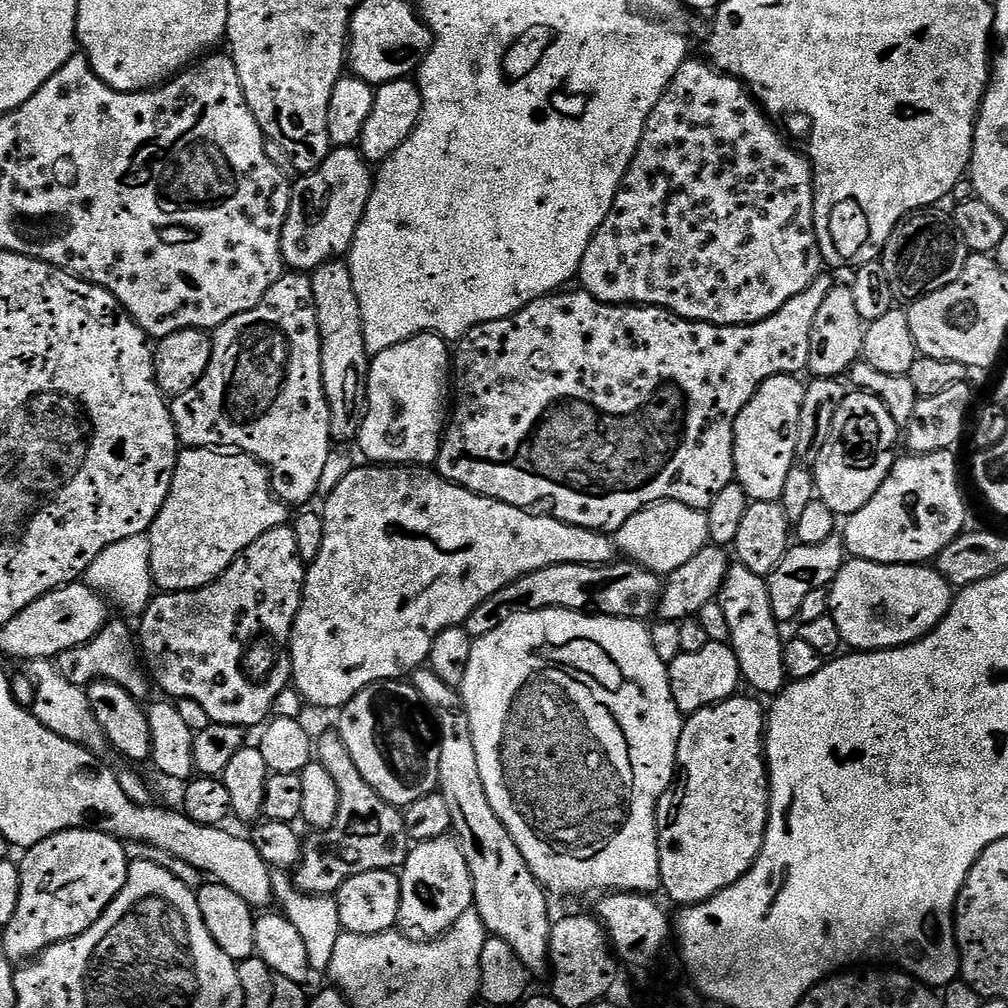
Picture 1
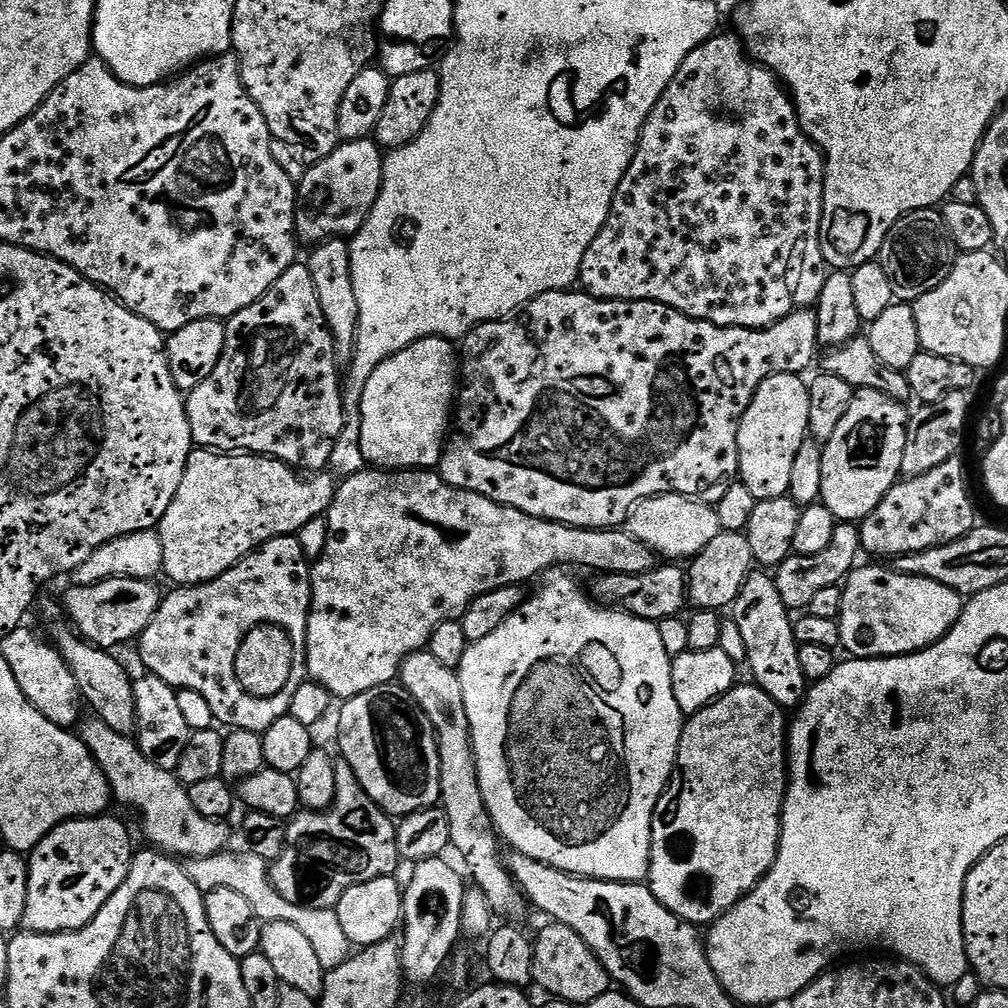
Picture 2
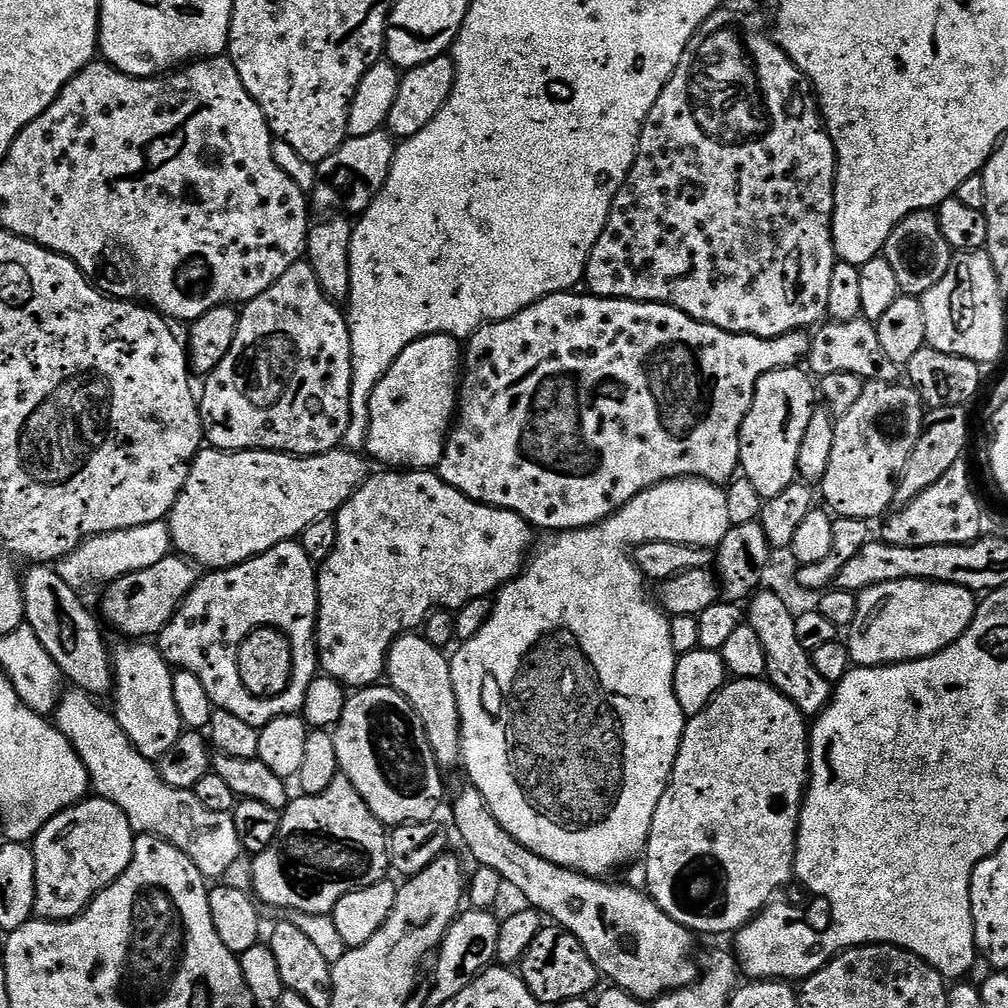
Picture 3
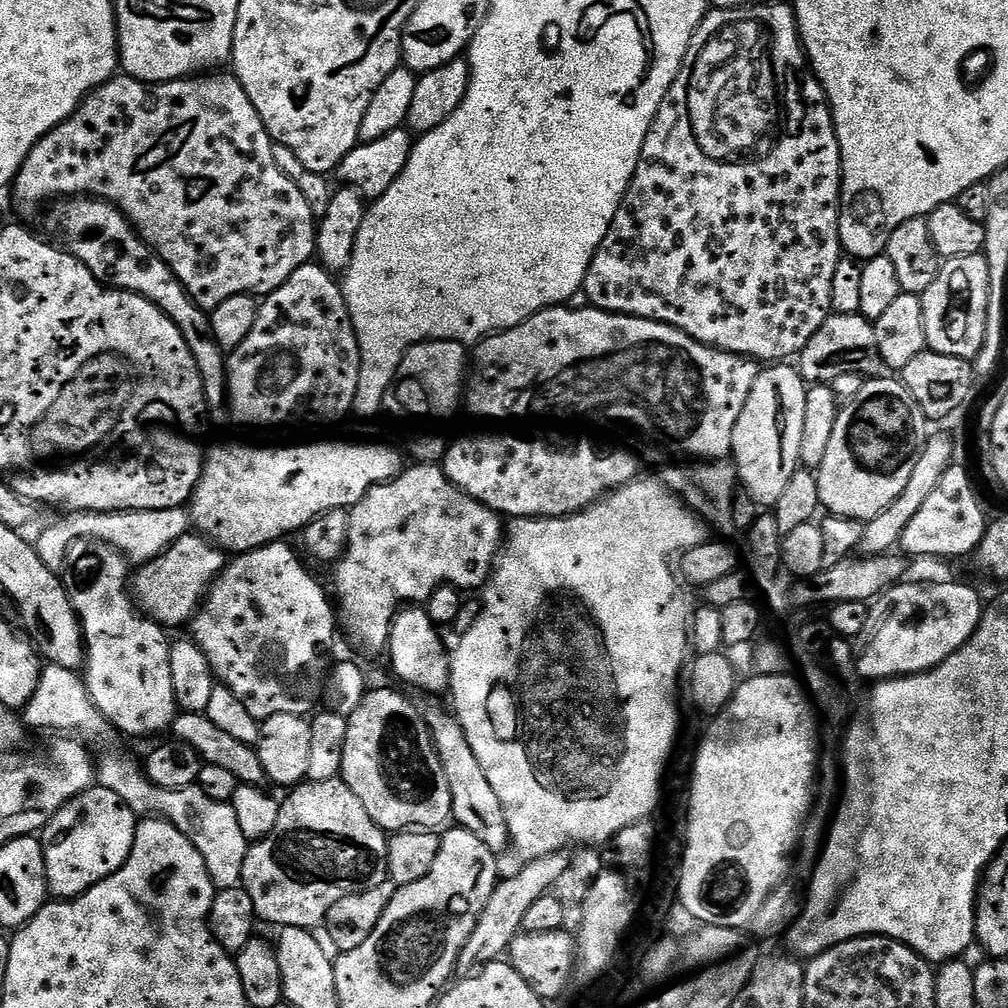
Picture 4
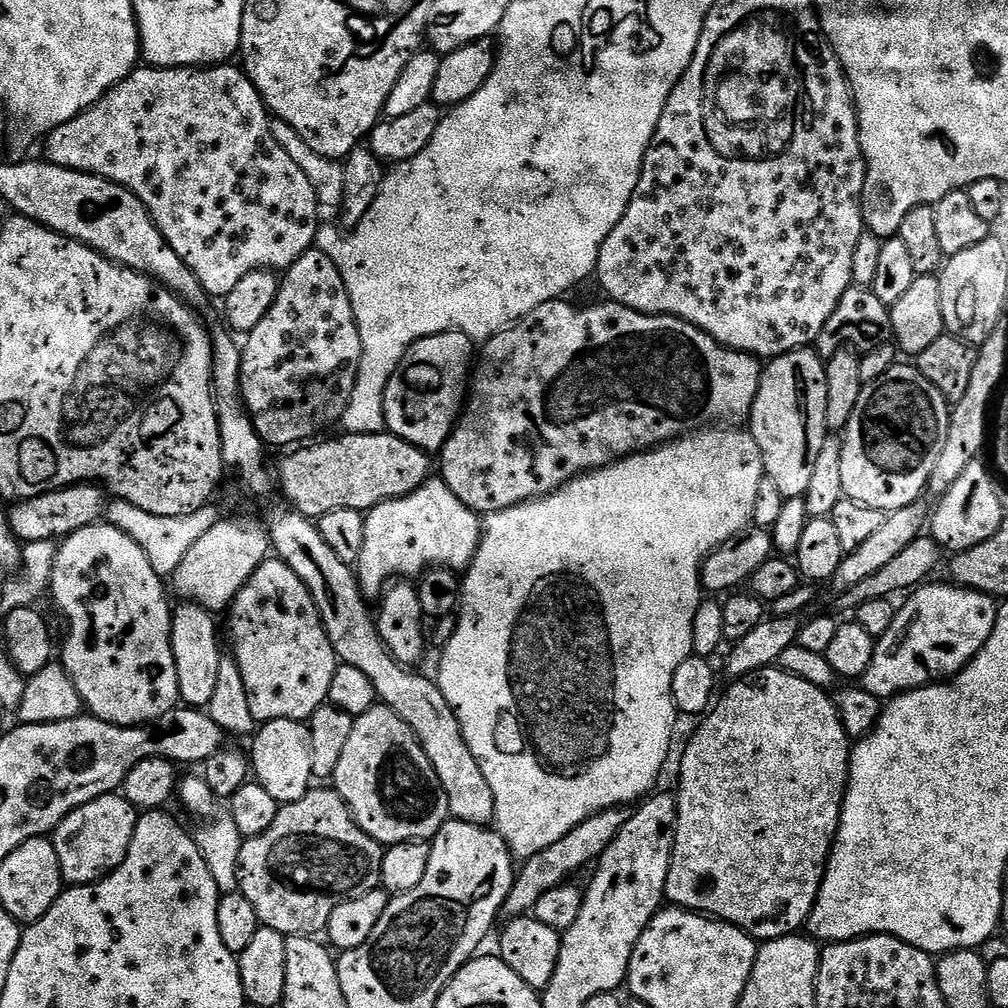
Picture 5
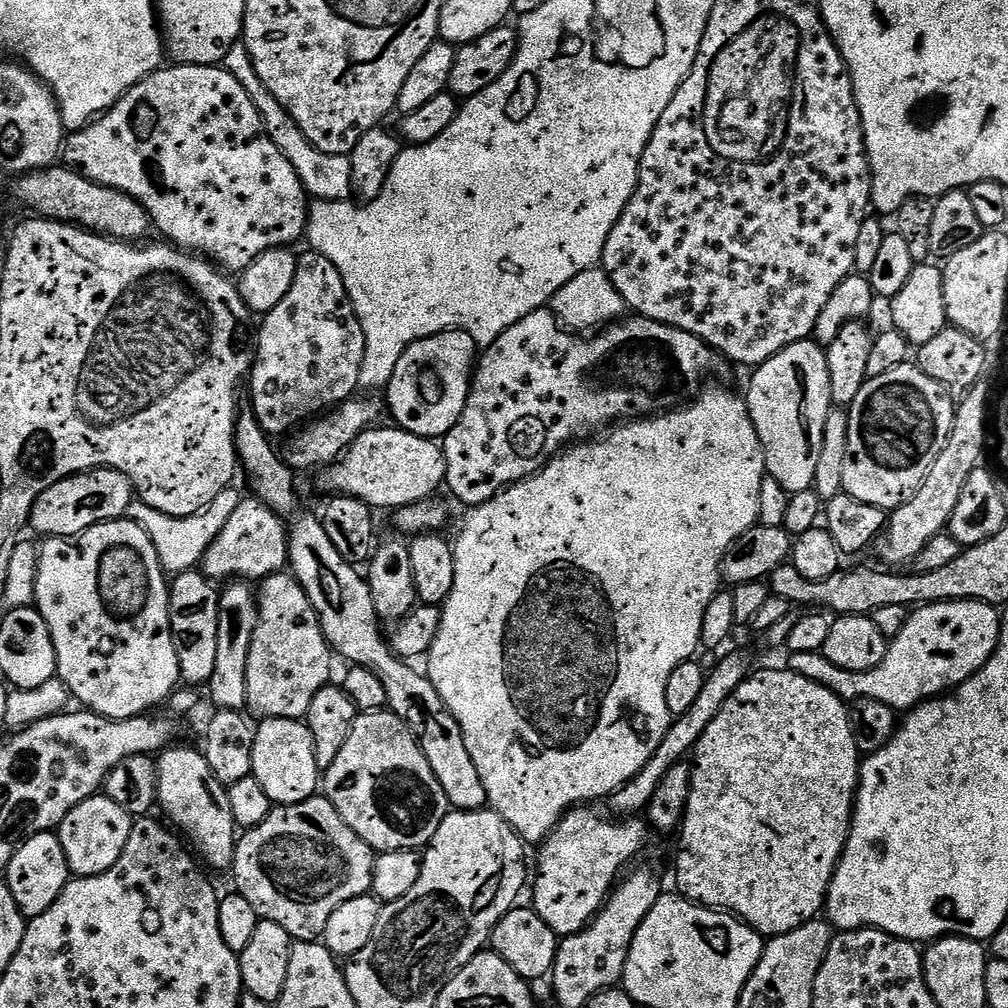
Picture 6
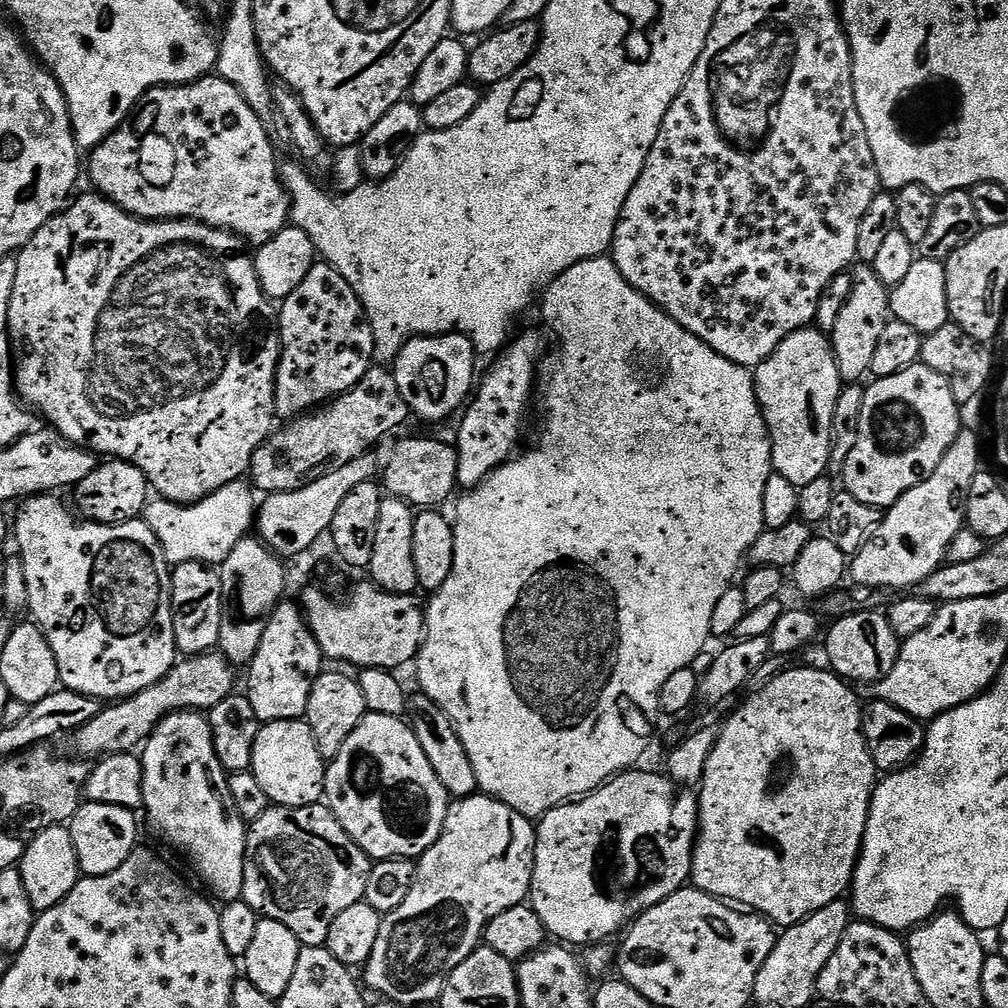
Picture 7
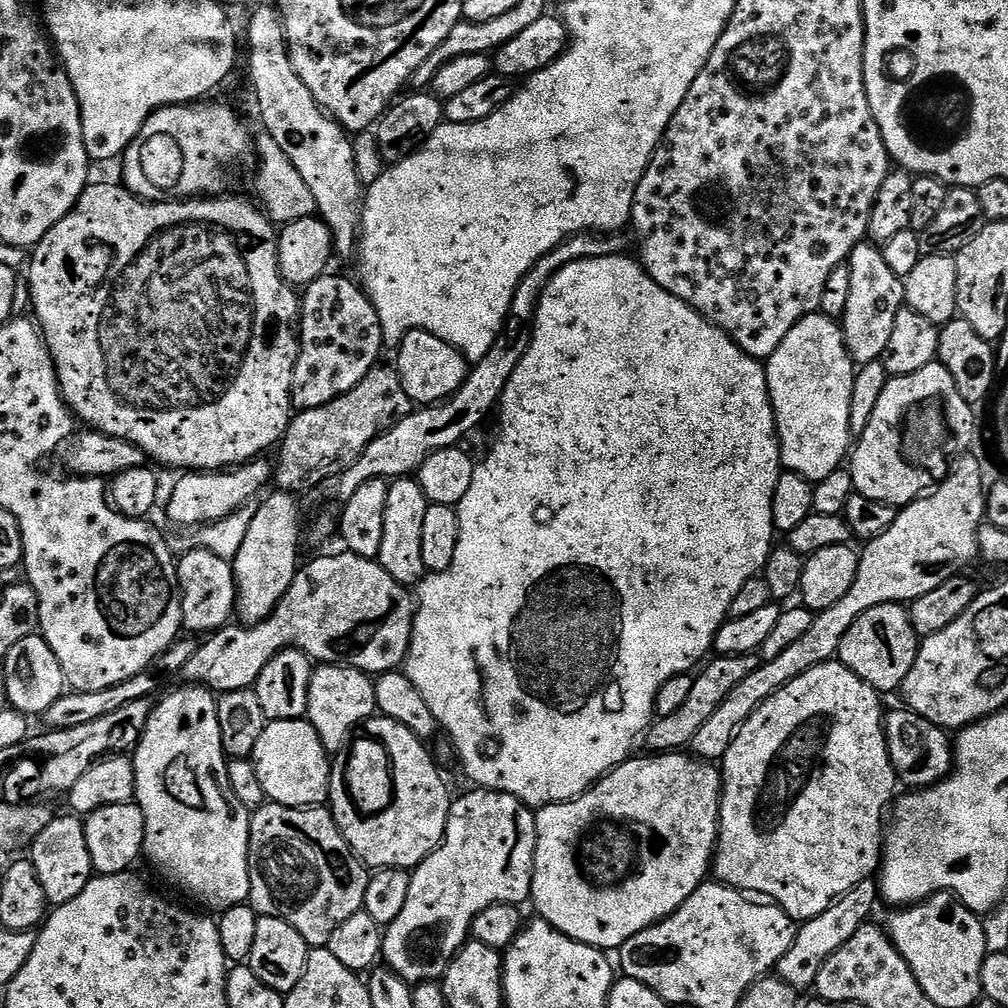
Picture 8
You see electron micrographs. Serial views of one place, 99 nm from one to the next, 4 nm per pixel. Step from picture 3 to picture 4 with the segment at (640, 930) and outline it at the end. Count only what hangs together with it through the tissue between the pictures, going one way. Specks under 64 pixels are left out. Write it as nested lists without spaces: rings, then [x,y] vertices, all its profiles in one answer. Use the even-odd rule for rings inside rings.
[[[445,712],[429,714],[428,732],[432,735],[432,748],[436,751],[435,767],[450,794],[451,823],[474,834],[474,838],[478,838],[478,842],[482,842],[493,854],[500,854],[500,851],[510,844],[508,821],[500,808],[498,796],[494,794],[494,790],[490,790],[490,782],[486,782],[486,776],[476,765],[476,759],[468,748],[460,723],[457,722],[455,715]]]

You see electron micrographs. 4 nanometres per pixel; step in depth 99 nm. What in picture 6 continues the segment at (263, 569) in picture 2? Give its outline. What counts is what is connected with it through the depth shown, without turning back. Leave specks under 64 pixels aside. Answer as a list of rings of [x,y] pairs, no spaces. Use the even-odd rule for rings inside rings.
[[[276,572],[258,588],[260,614],[258,632],[250,646],[248,663],[248,707],[253,717],[273,720],[304,720],[318,690],[329,687],[334,653],[320,625],[318,614],[296,577]],[[292,699],[300,708],[292,705]]]

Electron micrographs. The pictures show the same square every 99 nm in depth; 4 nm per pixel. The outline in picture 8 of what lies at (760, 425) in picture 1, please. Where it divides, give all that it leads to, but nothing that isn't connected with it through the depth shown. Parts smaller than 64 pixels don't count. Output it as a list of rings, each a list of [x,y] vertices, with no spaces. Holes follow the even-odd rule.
[[[823,314],[802,318],[802,322],[782,338],[782,346],[768,357],[764,373],[780,439],[780,463],[787,471],[815,482],[837,472],[849,459],[854,444],[850,430],[850,394],[854,394],[856,369],[844,341],[843,327]]]

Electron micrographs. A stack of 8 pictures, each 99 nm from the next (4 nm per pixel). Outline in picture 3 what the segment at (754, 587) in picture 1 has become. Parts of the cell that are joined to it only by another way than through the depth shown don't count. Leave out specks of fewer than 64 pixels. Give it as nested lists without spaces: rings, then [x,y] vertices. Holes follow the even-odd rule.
[[[760,590],[751,597],[746,608],[746,623],[752,627],[758,639],[762,642],[762,650],[765,651],[765,666],[767,668],[766,679],[774,685],[779,692],[786,694],[794,706],[805,718],[815,718],[820,711],[832,700],[834,685],[826,682],[818,670],[814,670],[814,662],[802,645],[798,642],[798,630],[796,629],[796,616],[788,609],[788,604],[776,592],[764,592]]]

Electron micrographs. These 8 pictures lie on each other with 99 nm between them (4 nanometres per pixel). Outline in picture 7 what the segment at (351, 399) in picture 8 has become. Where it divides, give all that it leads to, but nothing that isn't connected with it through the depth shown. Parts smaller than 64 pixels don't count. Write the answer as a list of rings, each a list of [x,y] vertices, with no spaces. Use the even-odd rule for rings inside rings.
[[[373,366],[350,391],[322,409],[285,423],[282,430],[277,429],[268,443],[254,452],[248,471],[250,482],[265,495],[293,492],[311,480],[324,477],[326,472],[364,456],[410,417],[395,375],[387,367]]]

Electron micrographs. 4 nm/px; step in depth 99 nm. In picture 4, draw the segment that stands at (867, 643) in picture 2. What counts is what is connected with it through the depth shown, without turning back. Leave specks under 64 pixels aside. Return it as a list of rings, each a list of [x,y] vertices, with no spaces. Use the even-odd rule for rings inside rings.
[[[901,582],[891,589],[892,613],[871,633],[872,641],[859,653],[856,672],[867,682],[895,680],[897,676],[913,676],[937,668],[946,658],[963,648],[976,633],[985,605],[980,605],[980,596],[968,584],[908,584]]]

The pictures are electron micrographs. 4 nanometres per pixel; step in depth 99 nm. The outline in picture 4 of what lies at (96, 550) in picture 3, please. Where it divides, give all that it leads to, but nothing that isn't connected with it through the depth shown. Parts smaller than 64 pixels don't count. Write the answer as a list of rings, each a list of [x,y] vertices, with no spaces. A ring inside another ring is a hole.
[[[184,508],[157,512],[85,513],[73,515],[71,519],[69,524],[64,524],[61,528],[46,529],[37,540],[34,540],[38,558],[42,558],[48,569],[57,574],[65,571],[69,547],[77,537],[91,538],[98,544],[108,544],[124,555],[125,560],[133,565],[143,566],[163,556],[190,528],[190,516]]]

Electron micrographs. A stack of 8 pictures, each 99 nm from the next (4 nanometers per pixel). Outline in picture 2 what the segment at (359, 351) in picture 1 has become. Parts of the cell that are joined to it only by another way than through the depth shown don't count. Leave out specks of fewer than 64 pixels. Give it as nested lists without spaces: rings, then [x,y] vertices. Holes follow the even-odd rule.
[[[344,238],[325,240],[323,244],[317,244],[306,257],[306,263],[310,270],[310,278],[314,278],[314,290],[318,290],[318,306],[322,306],[322,314],[328,323],[328,329],[336,343],[336,359],[340,362],[351,361],[352,353],[356,350],[356,331],[358,330],[358,298],[354,298],[354,278],[350,258],[352,249],[349,241]]]

